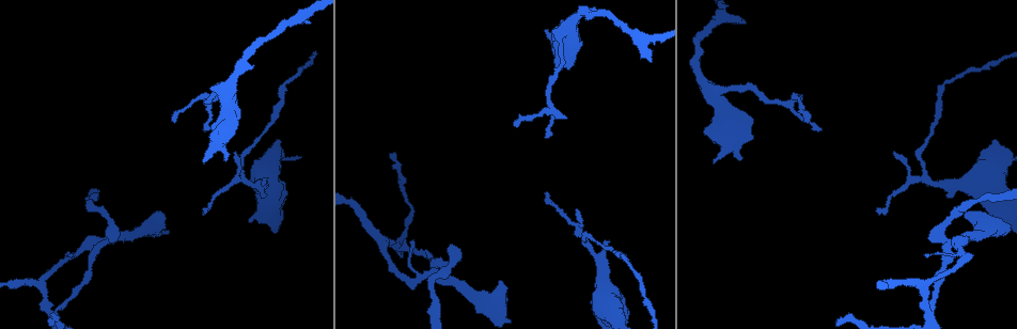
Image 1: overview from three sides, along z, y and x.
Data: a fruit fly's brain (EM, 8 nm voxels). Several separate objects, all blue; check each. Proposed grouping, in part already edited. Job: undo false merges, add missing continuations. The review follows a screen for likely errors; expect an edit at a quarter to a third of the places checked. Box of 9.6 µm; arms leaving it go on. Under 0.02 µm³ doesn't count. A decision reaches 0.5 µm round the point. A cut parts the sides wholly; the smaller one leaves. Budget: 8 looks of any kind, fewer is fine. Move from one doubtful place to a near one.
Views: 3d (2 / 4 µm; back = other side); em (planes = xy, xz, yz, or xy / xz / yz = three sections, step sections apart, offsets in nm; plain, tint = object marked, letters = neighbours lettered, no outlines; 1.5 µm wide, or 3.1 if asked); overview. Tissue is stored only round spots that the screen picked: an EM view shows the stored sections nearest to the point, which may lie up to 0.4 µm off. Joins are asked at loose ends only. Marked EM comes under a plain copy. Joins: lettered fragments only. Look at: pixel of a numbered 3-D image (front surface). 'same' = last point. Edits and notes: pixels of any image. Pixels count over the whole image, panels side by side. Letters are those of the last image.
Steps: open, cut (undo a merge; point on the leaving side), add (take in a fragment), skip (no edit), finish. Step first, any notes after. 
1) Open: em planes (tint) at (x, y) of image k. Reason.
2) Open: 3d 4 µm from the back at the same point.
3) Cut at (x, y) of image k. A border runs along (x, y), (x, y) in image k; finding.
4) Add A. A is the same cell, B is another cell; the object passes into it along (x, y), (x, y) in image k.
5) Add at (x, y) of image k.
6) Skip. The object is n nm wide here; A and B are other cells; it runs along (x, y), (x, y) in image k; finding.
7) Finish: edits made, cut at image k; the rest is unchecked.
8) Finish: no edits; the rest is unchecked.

Open: 3d 2 µm at (205, 210) of image 1. Thin end.

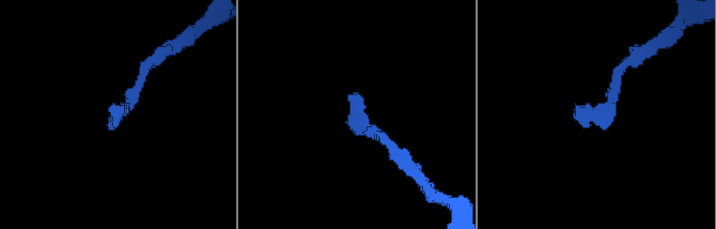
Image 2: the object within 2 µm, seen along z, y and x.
Open: em xy step 4 (letters) at (348, 95) of image 2. Need the tissue.

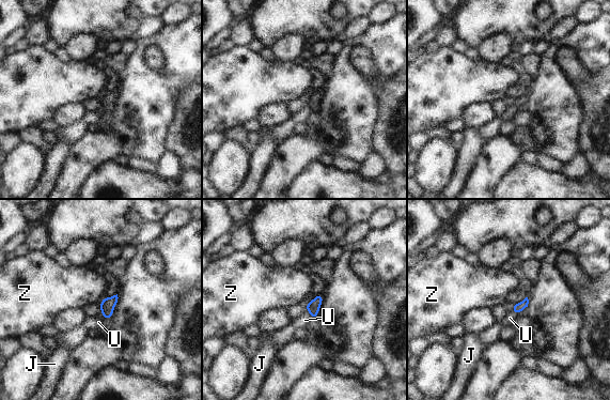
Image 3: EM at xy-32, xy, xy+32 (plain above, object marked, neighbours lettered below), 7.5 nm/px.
Add U. U is the same cell, J and Z are other cells; the object passes into it along (313, 307), (310, 313), (304, 320) in image 3; it goes on there.

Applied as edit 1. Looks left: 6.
Open: overview.

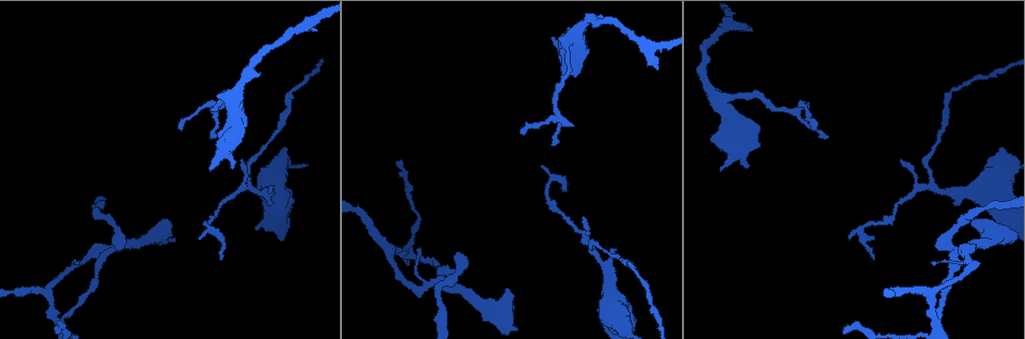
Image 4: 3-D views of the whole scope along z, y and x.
Open: em planes (letters) at (553, 146) of image 4. Tapers out.

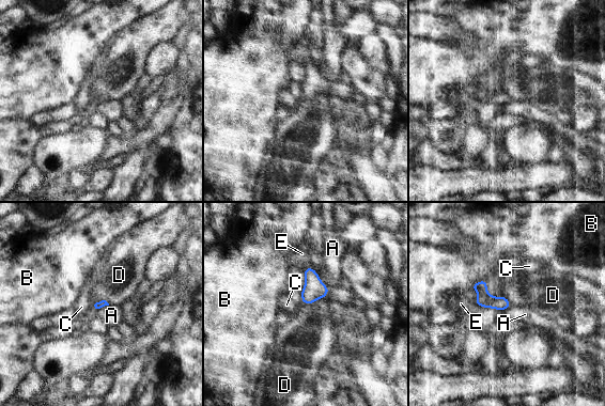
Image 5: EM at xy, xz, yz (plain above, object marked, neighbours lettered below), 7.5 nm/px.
Skip. A, B, C, D and E are other cells; a border runs along (324, 297), (310, 303), (300, 302) in image 5; none of them fits.

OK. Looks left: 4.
Open: 3d 4 µm at (271, 187) of image 4.

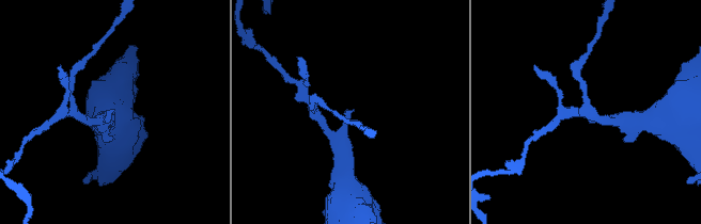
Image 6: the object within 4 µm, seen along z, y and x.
Open: em xz step 8 (tint) at (351, 111) of image 6.

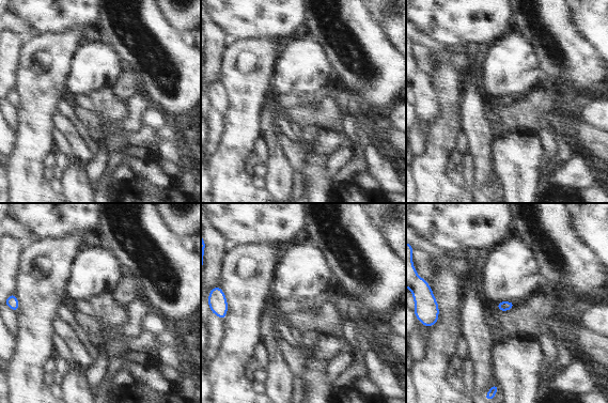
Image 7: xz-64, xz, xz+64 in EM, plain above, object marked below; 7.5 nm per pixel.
Open: em planes (letters) at the same point.

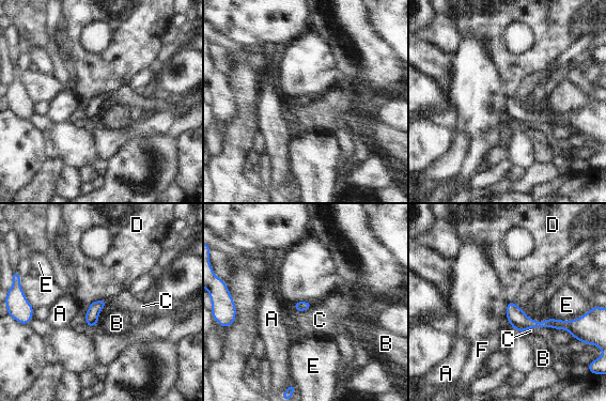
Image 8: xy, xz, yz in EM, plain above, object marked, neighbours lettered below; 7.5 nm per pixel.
Skip. The longest contact is with E, 240 nm; A, B, C, D, E and F are other cells; no lettered fragment goes on from it.

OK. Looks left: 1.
Finish: edits made, add at image 3; the rest is unchecked.

